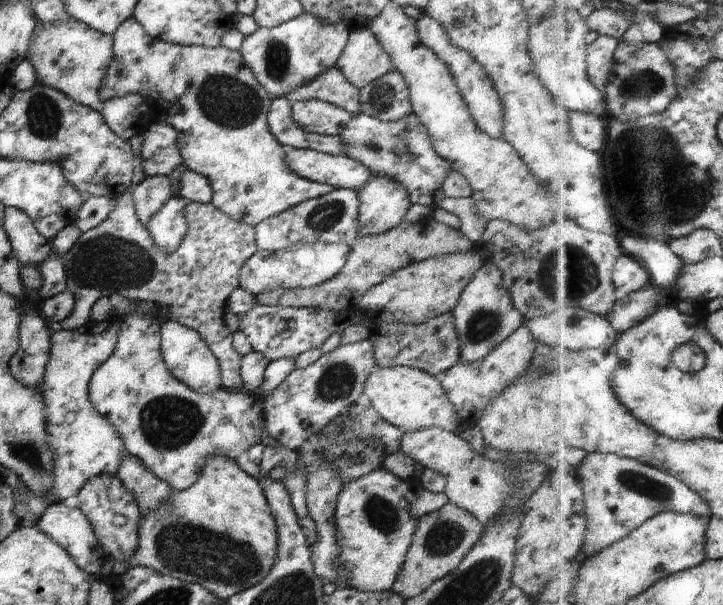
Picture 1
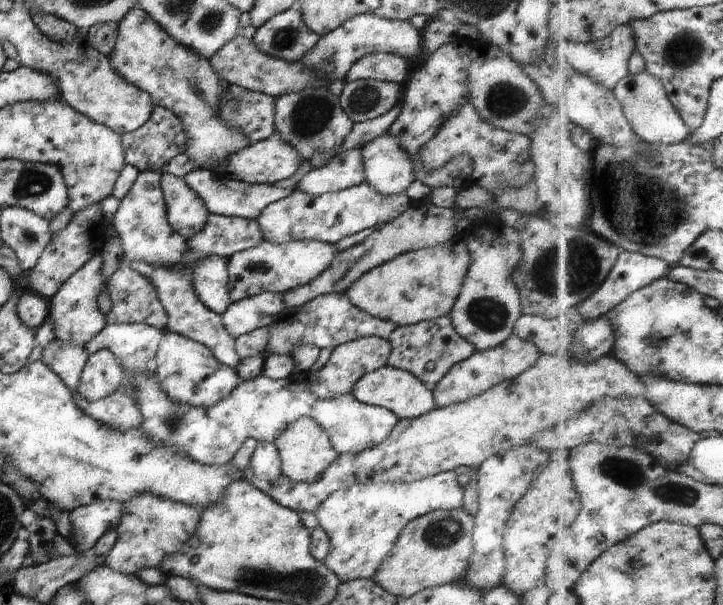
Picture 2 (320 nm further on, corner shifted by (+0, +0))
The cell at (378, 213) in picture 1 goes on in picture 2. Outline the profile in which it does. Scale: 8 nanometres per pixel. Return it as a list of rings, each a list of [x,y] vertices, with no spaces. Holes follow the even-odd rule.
[[[387,131],[360,148],[365,182],[382,195],[405,193],[414,180],[413,163]]]

